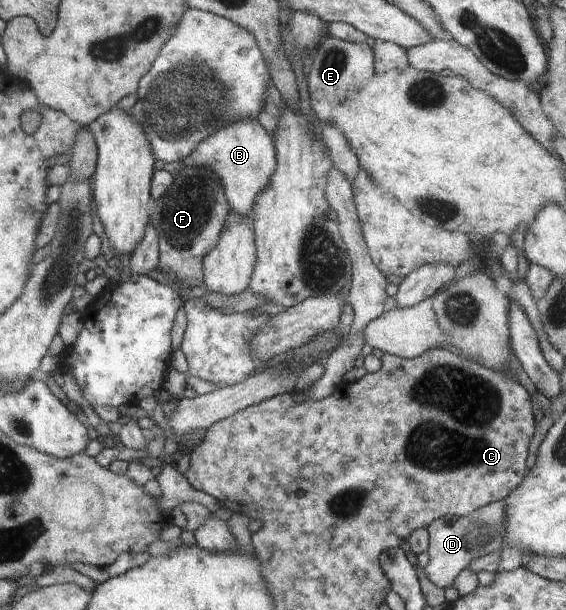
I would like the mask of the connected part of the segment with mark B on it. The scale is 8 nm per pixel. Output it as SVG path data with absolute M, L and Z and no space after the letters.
M242 116L219 127L205 137L205 140L200 141L194 153L184 163L214 171L223 184L223 192L231 204L231 209L241 216L252 216L255 201L270 184L275 173L278 154L275 152L274 137L265 127L256 118Z

